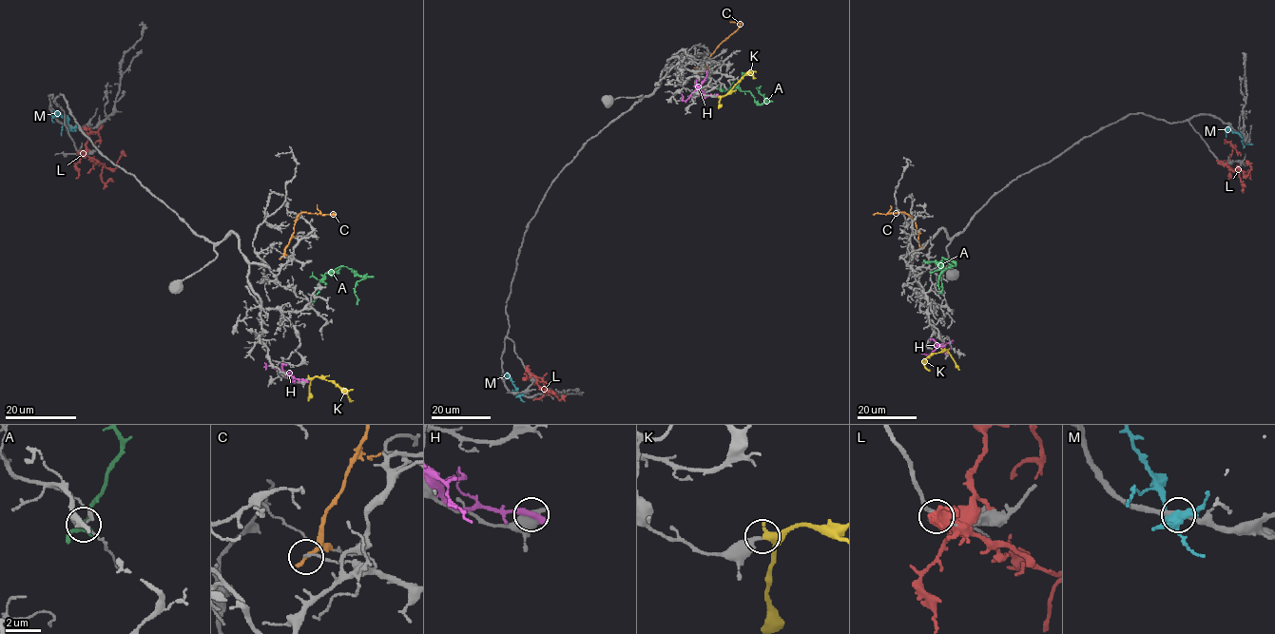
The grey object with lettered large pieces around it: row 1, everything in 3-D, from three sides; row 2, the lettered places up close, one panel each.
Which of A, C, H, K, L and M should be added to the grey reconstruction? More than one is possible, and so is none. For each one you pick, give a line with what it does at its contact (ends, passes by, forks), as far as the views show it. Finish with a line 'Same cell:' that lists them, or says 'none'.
K: it passes by
Same cell: K

